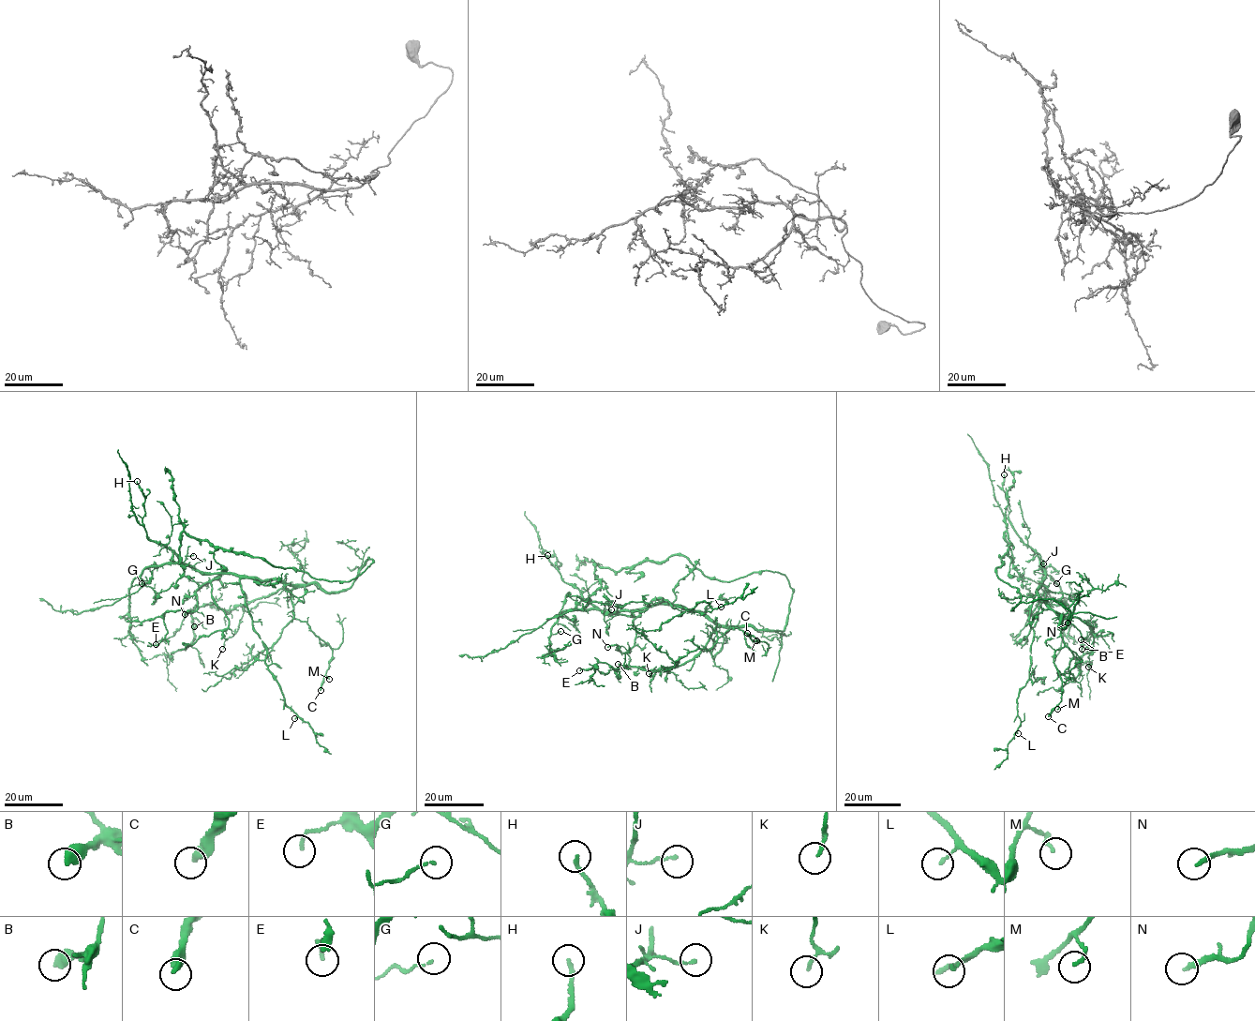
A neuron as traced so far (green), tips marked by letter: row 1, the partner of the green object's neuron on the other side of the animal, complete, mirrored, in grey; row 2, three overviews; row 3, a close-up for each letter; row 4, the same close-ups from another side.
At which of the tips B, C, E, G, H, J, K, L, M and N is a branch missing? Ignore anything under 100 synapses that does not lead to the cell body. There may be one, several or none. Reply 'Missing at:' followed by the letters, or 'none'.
Missing at: none

